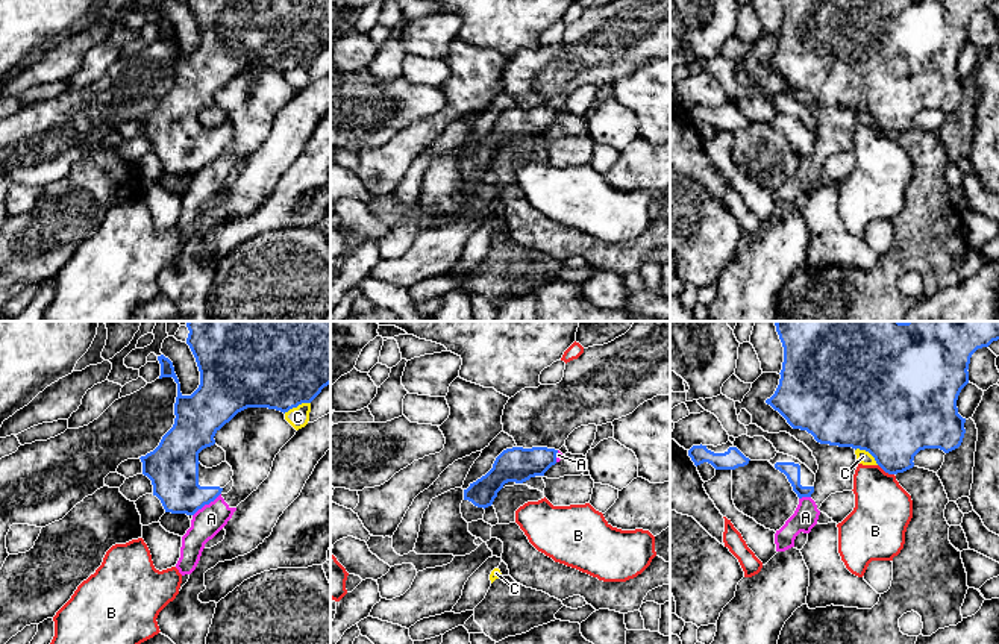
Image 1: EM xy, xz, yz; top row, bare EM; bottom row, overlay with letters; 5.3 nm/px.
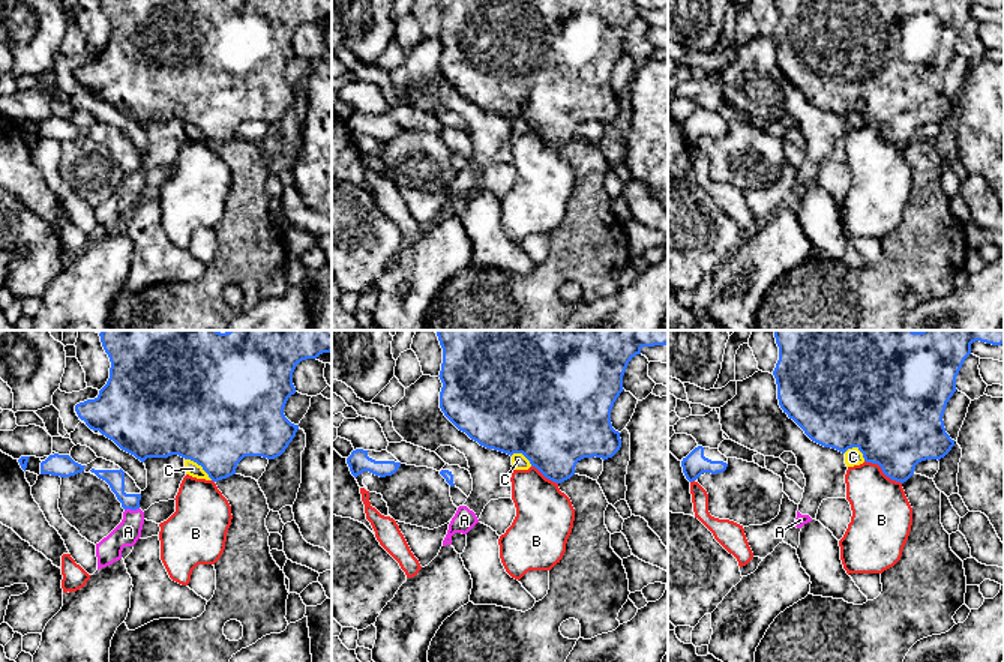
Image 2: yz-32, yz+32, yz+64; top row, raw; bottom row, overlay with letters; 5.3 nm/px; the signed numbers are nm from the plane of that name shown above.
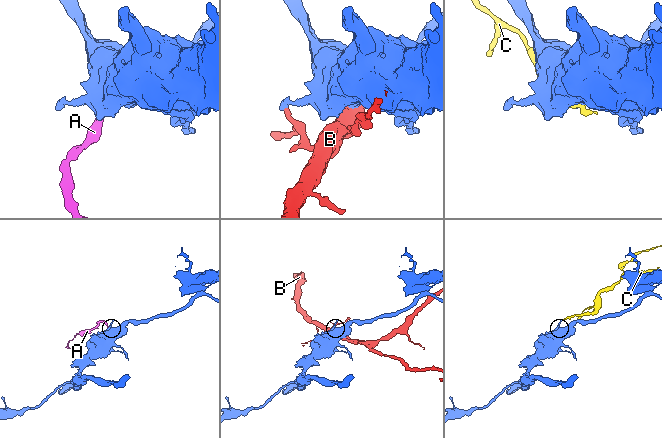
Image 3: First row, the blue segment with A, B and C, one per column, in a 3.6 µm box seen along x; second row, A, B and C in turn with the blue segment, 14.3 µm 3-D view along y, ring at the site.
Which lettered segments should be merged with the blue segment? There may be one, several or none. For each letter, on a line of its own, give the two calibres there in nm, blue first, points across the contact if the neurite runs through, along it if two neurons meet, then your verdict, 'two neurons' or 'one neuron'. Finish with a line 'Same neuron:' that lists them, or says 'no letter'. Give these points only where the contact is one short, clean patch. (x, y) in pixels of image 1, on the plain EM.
A: 260/160 nm | along xy (220, 153), (193, 176) | two neurons
B: 380/300 nm | two neurons
C: 380/110 nm | two neurons
Same neuron: no letter

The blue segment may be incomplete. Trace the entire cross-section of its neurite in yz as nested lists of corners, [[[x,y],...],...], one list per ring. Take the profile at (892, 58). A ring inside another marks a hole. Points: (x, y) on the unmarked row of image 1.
[[[781,0],[784,8],[781,39],[775,55],[766,64],[778,71],[793,89],[806,91],[817,103],[866,111],[885,133],[903,133],[914,127],[914,117],[920,111],[940,109],[949,114],[961,106],[966,79],[958,74],[957,61],[969,44],[967,30],[972,15],[978,9],[988,8],[993,2],[997,0]]]

